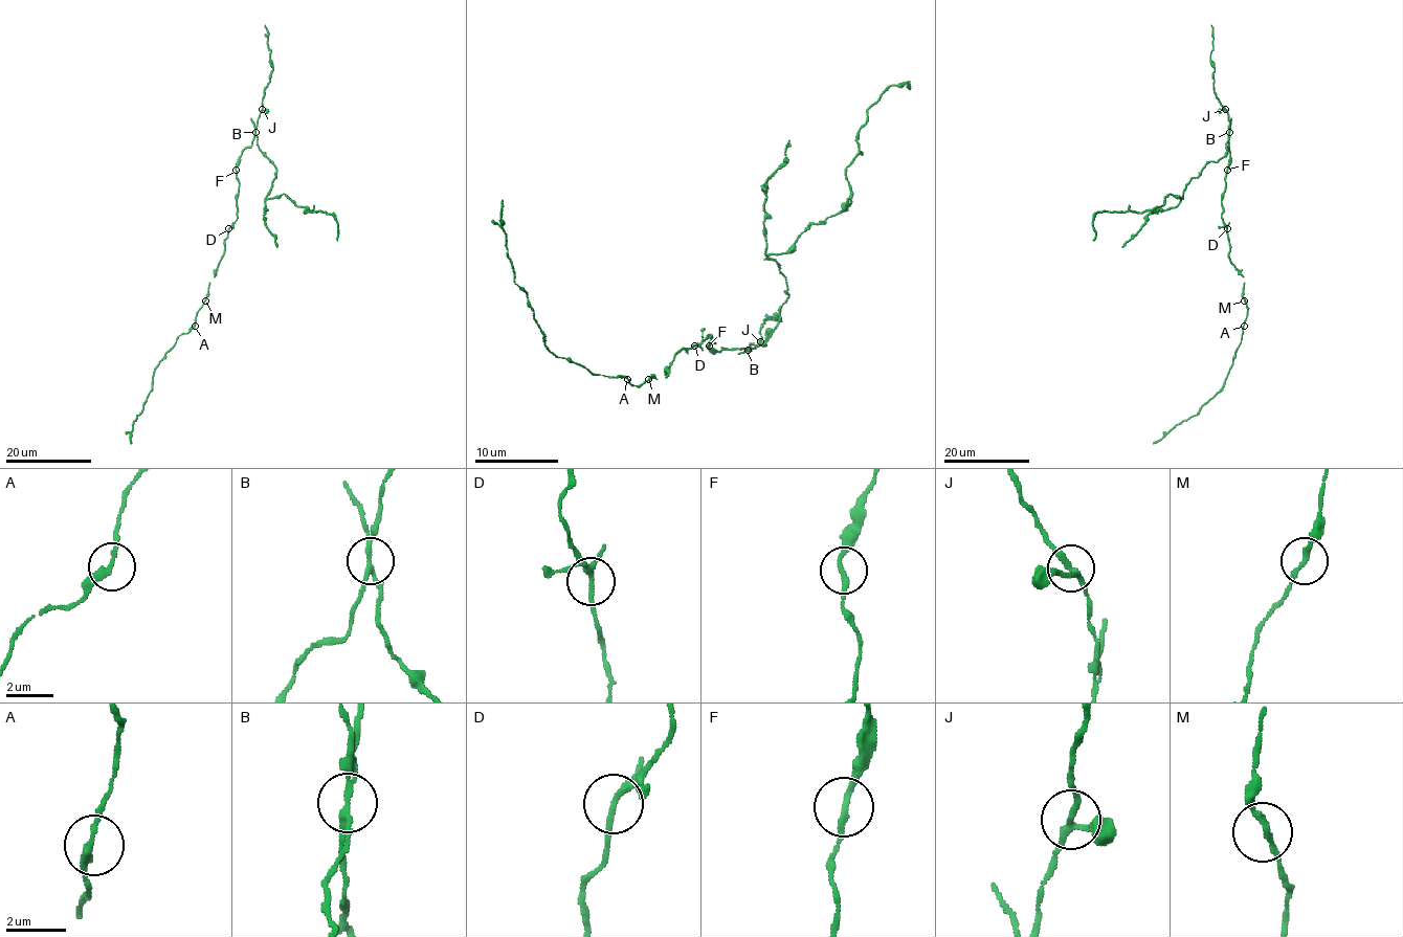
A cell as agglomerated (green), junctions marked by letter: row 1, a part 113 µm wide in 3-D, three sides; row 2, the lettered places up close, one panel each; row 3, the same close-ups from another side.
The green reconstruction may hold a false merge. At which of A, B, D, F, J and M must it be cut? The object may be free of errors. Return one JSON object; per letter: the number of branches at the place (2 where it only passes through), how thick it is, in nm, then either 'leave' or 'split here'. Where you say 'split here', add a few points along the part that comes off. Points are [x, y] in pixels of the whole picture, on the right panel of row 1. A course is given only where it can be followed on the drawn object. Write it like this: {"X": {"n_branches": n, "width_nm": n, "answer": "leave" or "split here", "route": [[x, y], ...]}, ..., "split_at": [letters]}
{"A": {"n_branches": 2, "width_nm": 200, "answer": "leave"}, "B": {"n_branches": 3, "width_nm": 170, "answer": "split here", "route": [[1229, 133], [1227, 153], [1193, 177], [1182, 198], [1168, 194], [1151, 210], [1097, 212], [1093, 241]]}, "D": {"n_branches": 3, "width_nm": 200, "answer": "leave"}, "F": {"n_branches": 2, "width_nm": 190, "answer": "leave"}, "J": {"n_branches": 3, "width_nm": 200, "answer": "leave"}, "M": {"n_branches": 2, "width_nm": 180, "answer": "leave"}, "split_at": ["B"]}

